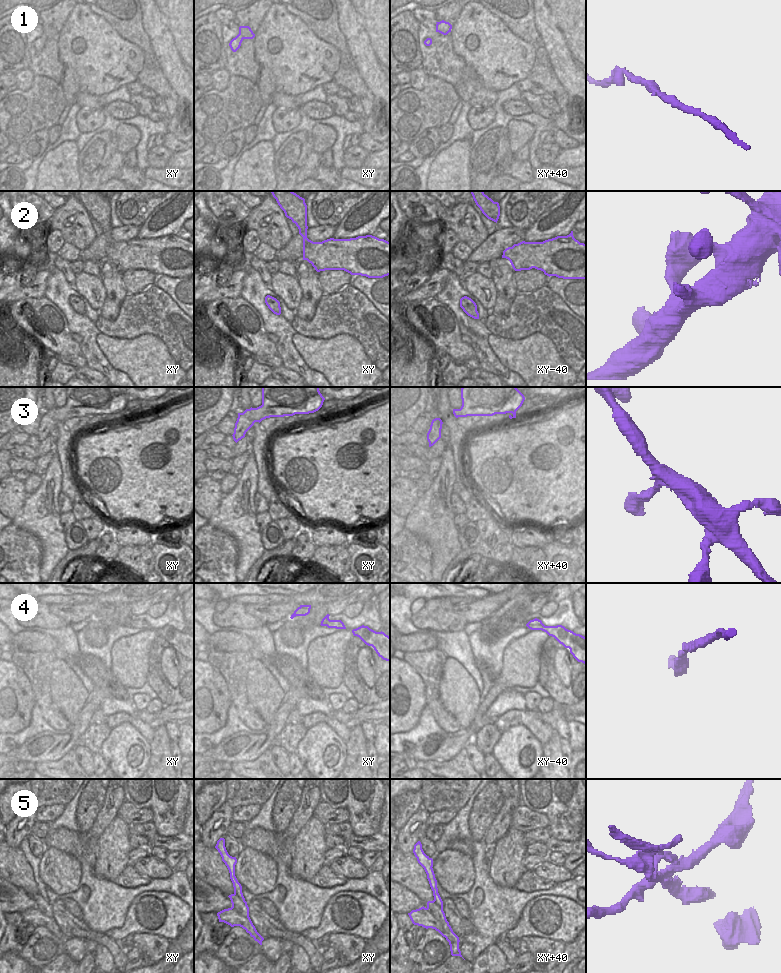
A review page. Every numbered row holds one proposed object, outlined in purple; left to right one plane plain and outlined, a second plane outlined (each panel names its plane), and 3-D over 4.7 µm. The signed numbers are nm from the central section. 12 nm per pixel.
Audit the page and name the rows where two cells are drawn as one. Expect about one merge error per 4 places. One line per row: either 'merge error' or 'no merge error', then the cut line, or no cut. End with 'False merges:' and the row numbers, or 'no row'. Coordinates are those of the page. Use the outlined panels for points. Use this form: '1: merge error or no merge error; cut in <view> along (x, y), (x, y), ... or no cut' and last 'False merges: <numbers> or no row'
1: no merge error; no cut
2: no merge error; no cut
3: no merge error; no cut
4: no merge error; no cut
5: merge error; cut in xy along (231, 907), (246, 918), (242, 925)
False merges: 5

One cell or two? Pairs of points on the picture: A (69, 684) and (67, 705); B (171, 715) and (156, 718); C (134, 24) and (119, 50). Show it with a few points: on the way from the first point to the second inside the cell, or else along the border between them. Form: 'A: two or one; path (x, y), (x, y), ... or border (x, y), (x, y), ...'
A: one; path (69, 689), (69, 700)
B: one; path (167, 715), (160, 718)
C: two; border (108, 23), (123, 38), (136, 44), (143, 51)

